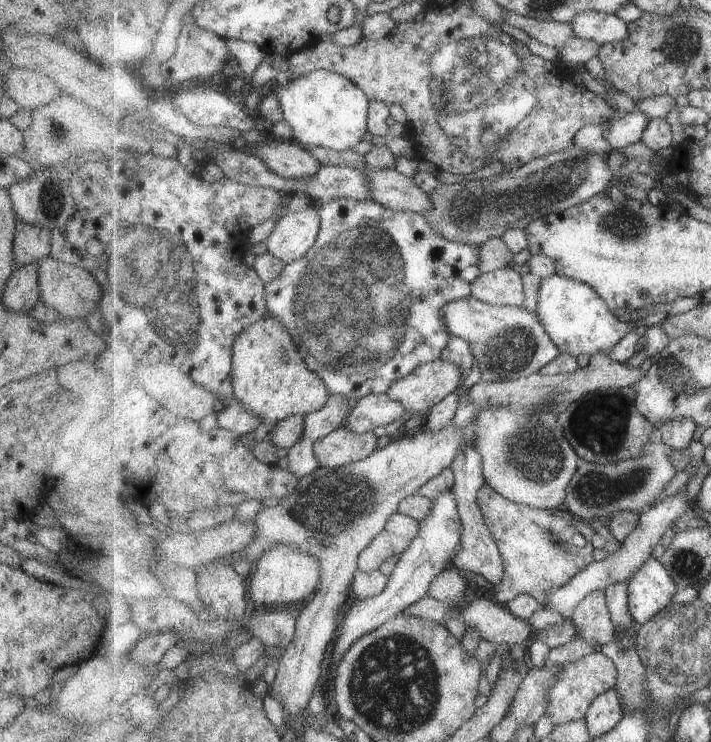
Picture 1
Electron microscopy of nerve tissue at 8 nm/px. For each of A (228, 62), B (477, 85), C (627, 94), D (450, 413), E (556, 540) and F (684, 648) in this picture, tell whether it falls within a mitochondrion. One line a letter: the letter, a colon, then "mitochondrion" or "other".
A: other
B: mitochondrion
C: other
D: other
E: mitochondrion
F: mitochondrion

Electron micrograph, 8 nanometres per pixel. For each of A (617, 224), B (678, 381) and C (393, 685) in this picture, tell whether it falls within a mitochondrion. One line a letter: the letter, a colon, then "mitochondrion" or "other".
A: mitochondrion
B: mitochondrion
C: mitochondrion

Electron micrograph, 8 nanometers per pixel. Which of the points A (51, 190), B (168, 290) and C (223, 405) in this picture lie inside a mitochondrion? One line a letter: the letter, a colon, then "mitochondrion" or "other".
A: mitochondrion
B: mitochondrion
C: other

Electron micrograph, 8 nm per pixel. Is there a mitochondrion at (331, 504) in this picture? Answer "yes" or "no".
yes

